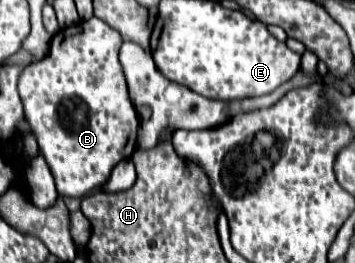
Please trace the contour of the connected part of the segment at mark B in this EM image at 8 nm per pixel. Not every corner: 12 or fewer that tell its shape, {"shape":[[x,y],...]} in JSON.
{"shape":[[91,17],[19,81],[59,195],[137,149],[119,47]]}

